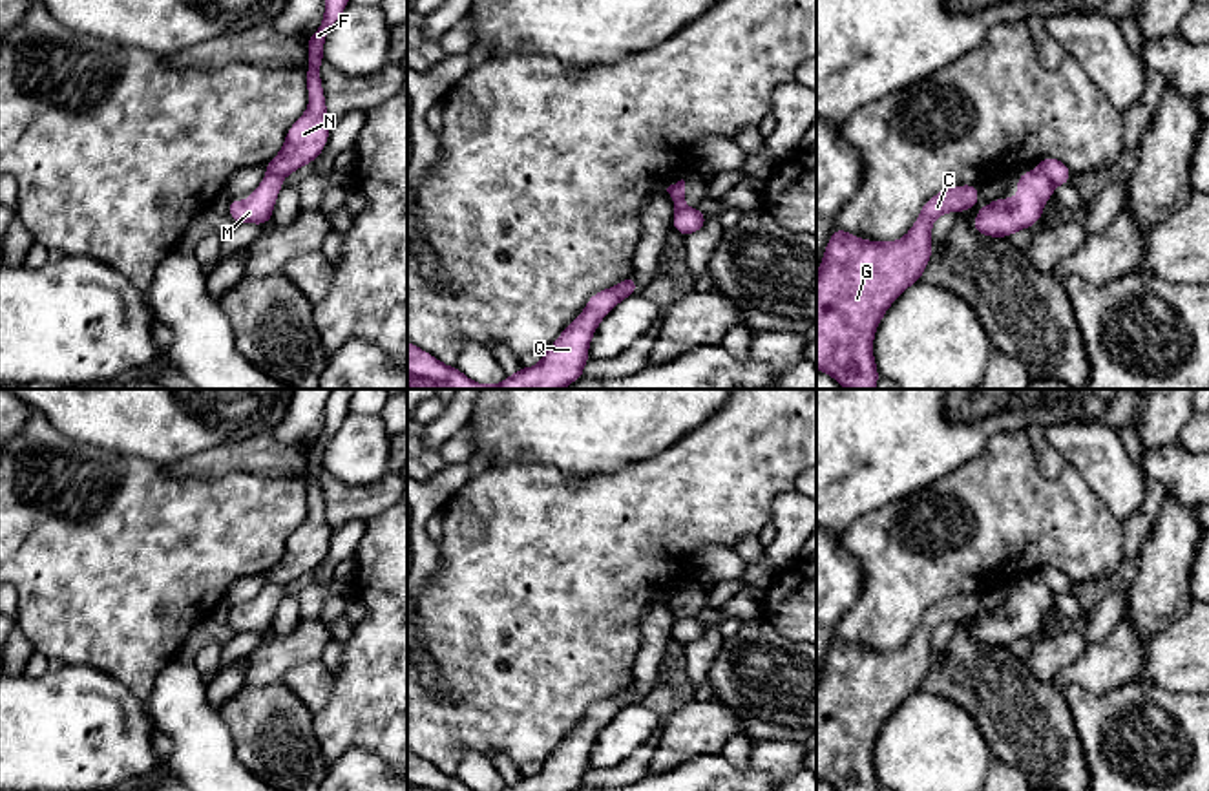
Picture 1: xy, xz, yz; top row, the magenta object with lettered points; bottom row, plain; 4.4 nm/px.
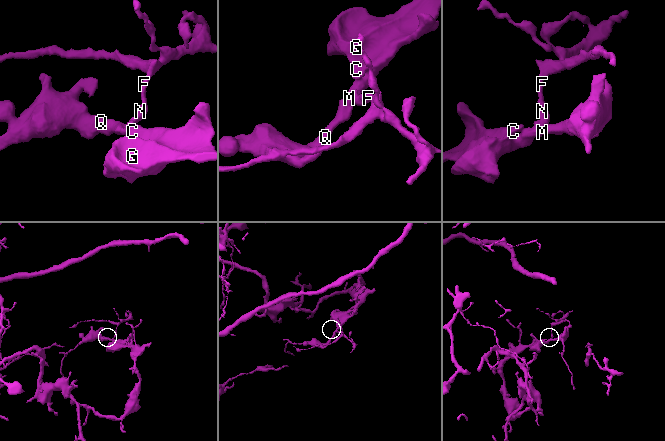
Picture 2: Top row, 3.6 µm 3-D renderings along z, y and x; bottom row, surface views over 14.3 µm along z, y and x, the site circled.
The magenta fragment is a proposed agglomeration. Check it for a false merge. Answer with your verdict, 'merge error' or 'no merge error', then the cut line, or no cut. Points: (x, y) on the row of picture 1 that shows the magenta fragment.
merge error; cut yz (1041, 172), (1054, 183)

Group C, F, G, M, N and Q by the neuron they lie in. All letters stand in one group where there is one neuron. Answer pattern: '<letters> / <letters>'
C G M Q / F N

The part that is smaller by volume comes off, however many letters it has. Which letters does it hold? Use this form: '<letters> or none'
F, N

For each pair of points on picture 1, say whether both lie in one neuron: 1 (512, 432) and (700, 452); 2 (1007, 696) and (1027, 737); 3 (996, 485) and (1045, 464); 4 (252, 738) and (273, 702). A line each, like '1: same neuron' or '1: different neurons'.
1: different neurons
2: same neuron
3: different neurons
4: same neuron

